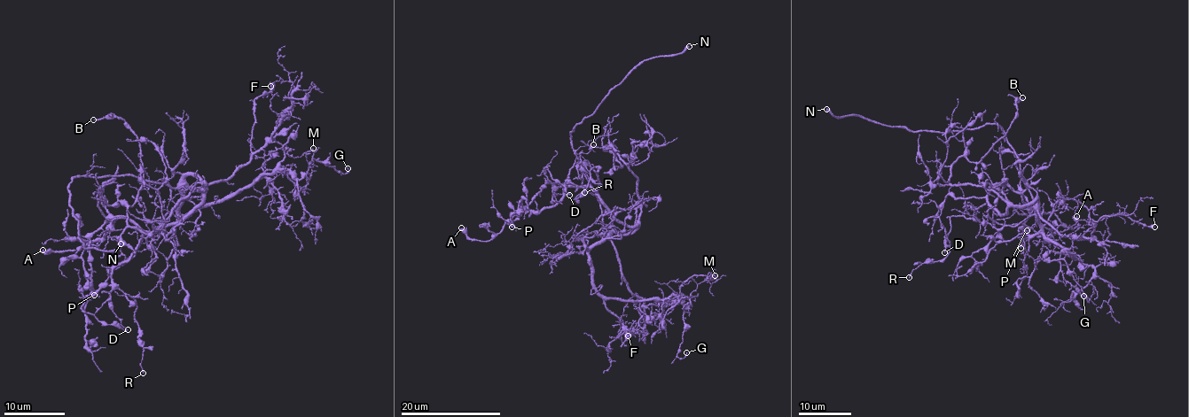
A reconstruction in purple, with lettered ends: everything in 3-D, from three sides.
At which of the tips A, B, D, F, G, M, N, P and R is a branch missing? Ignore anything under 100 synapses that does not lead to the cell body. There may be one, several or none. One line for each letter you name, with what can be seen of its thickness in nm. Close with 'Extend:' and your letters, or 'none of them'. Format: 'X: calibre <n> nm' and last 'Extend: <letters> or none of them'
N: calibre 360 nm
Extend: N

